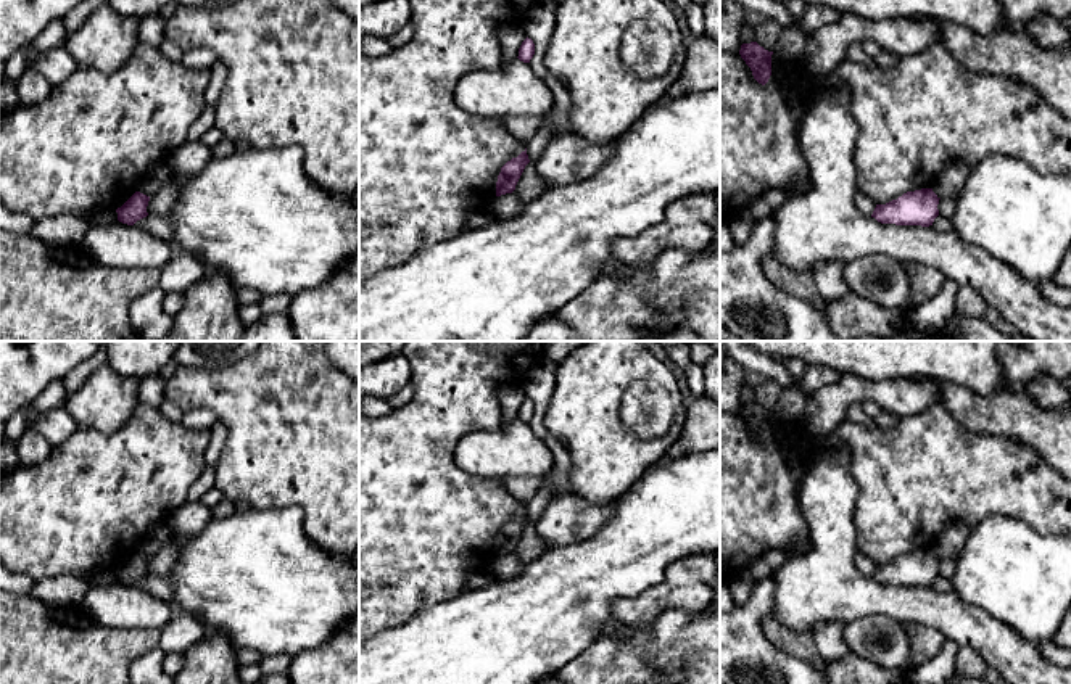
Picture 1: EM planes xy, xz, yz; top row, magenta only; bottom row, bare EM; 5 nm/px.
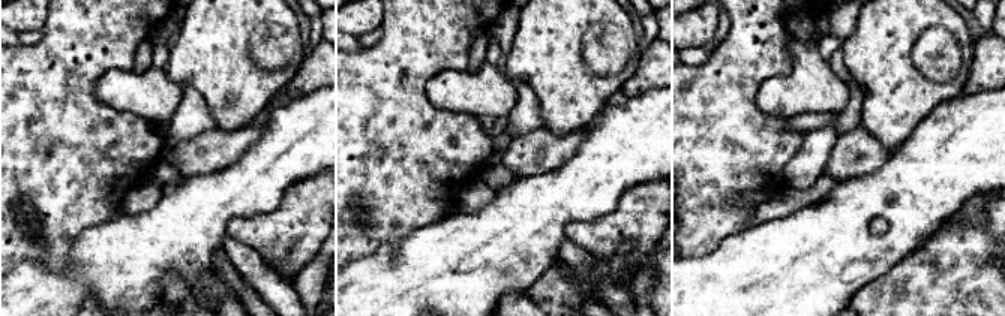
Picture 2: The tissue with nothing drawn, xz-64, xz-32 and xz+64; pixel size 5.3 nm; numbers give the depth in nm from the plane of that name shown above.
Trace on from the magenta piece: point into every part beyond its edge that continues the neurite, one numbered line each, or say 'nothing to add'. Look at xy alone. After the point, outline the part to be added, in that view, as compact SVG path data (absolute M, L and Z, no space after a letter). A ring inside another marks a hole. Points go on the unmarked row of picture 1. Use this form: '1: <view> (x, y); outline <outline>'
nothing to add

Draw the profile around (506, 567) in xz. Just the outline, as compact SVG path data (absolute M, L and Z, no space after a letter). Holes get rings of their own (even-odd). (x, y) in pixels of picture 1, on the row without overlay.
M514 552L496 557L493 562L496 581L514 579L525 570L525 565Z

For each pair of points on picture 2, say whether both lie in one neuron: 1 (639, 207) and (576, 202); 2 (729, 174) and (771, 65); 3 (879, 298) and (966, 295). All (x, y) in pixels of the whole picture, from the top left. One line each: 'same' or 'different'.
1: different
2: same
3: same

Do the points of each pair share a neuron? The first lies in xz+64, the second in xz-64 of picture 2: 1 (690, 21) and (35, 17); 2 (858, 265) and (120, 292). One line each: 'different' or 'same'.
1: same
2: same

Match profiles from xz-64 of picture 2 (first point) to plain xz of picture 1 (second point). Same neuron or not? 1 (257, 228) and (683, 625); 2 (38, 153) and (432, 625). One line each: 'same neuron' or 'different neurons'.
1: different neurons
2: different neurons

